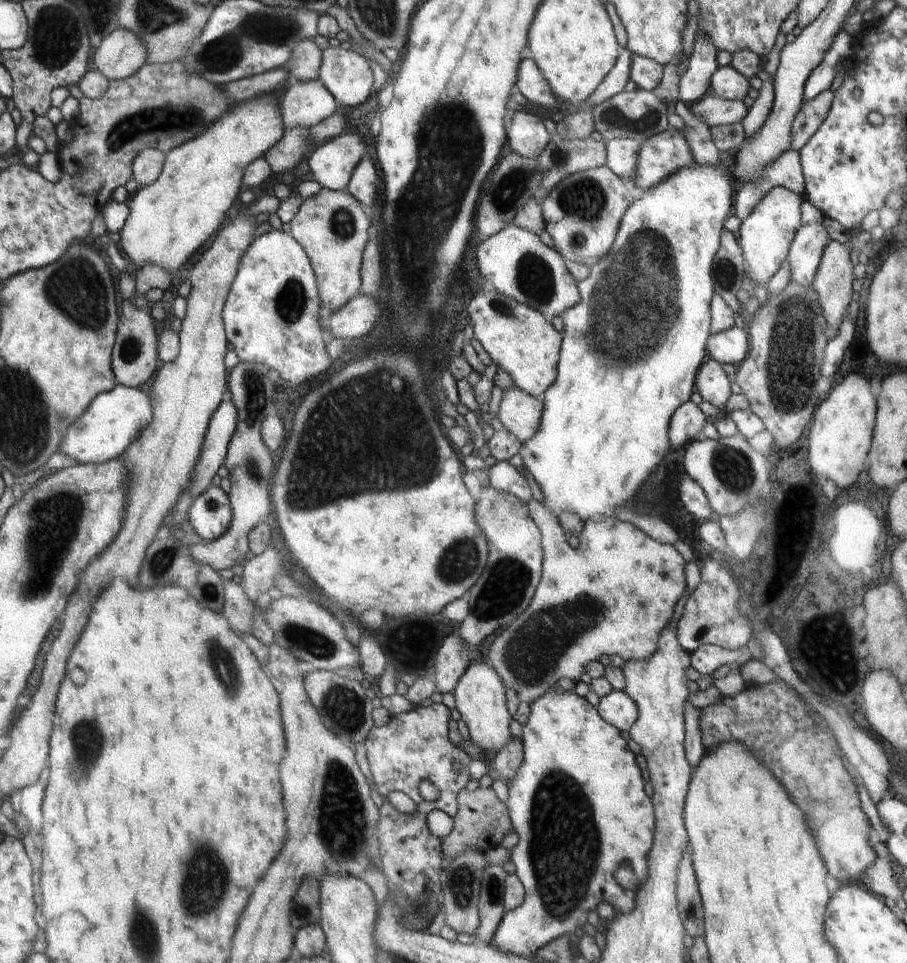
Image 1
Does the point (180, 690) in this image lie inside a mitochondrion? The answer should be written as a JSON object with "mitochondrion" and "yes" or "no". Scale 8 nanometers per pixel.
{"mitochondrion":"no"}

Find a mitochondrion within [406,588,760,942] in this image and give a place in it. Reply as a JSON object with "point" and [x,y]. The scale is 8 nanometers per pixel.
{"point":[562,823]}

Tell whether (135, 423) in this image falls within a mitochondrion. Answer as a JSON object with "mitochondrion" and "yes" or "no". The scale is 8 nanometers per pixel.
{"mitochondrion":"no"}

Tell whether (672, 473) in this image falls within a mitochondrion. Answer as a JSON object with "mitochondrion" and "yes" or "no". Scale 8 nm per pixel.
{"mitochondrion":"no"}

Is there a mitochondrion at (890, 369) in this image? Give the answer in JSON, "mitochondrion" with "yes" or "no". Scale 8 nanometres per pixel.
{"mitochondrion":"no"}

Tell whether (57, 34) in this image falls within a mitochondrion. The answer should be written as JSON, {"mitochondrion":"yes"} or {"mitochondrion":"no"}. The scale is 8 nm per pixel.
{"mitochondrion":"yes"}

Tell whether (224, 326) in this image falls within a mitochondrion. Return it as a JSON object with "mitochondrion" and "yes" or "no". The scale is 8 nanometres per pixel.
{"mitochondrion":"no"}

